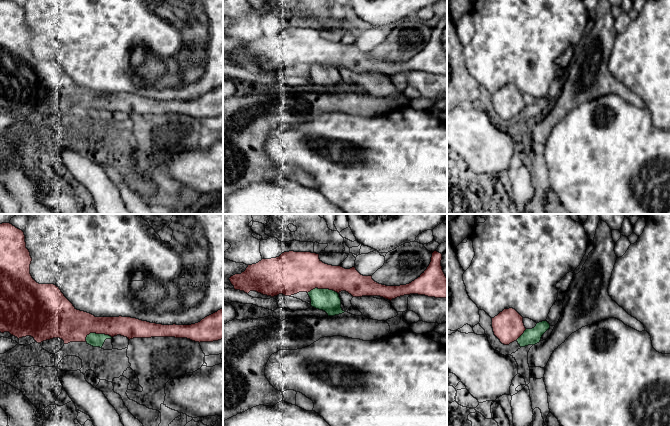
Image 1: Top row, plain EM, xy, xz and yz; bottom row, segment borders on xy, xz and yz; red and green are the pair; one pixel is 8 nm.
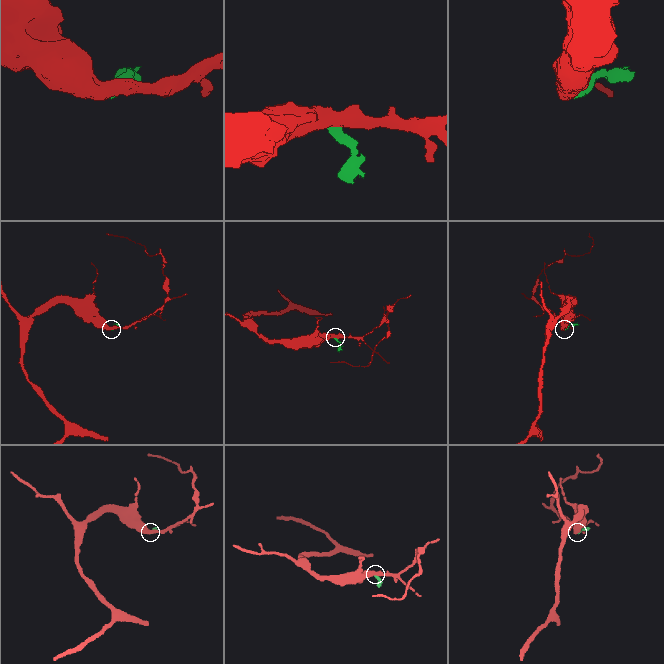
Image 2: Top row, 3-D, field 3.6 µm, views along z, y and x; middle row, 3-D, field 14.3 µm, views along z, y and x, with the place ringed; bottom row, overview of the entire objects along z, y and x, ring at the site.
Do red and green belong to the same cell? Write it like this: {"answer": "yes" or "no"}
{"answer": "no"}

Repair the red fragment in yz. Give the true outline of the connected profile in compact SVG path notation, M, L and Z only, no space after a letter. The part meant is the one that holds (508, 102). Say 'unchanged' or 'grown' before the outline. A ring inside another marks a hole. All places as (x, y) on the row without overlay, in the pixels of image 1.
unchanged | M513 84L504 85L492 94L494 111L504 121L516 117L526 106L523 93Z

